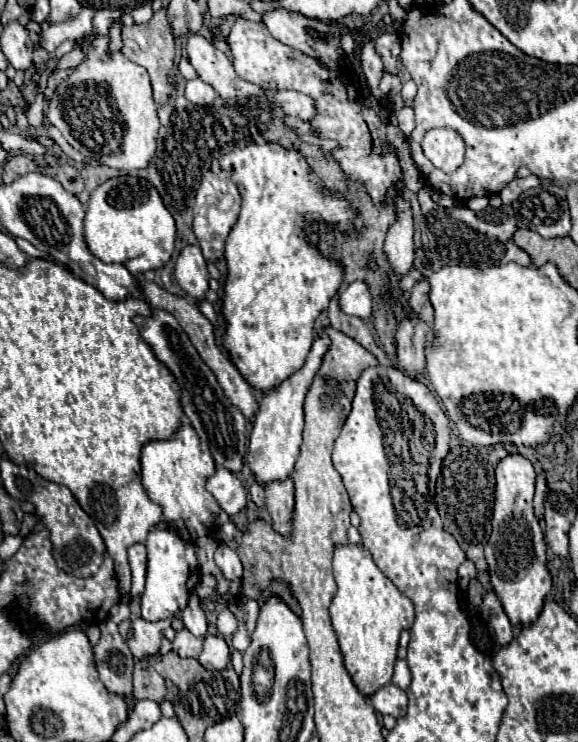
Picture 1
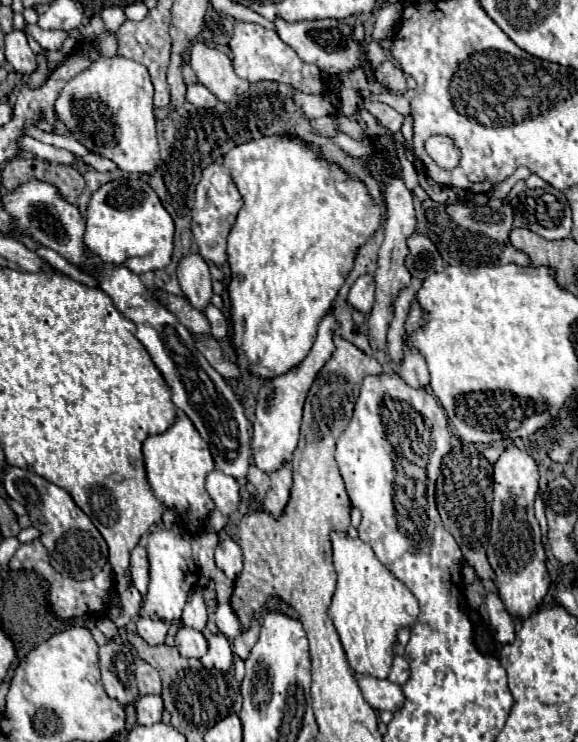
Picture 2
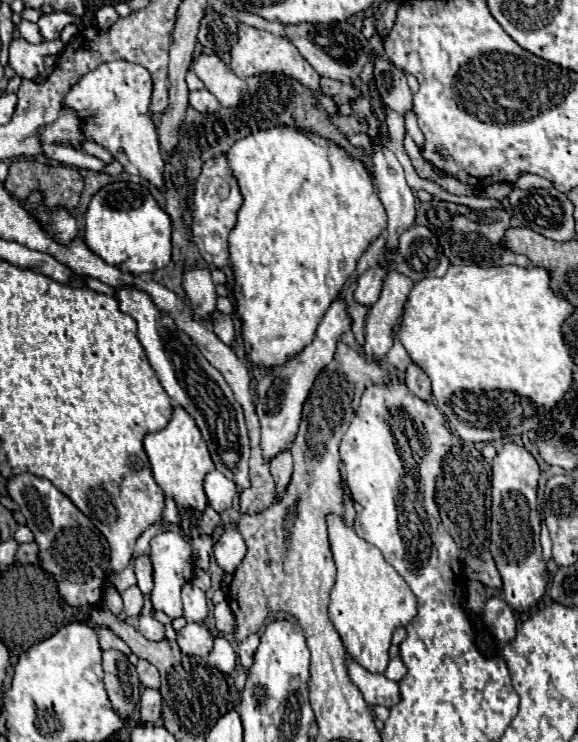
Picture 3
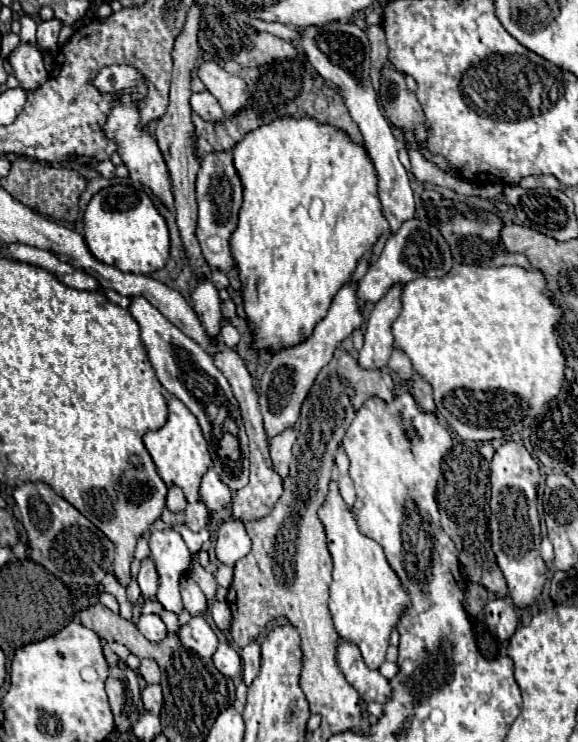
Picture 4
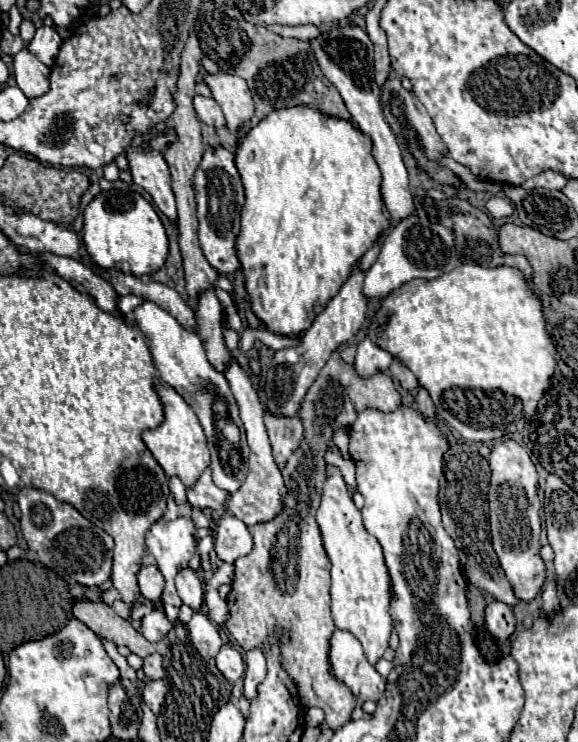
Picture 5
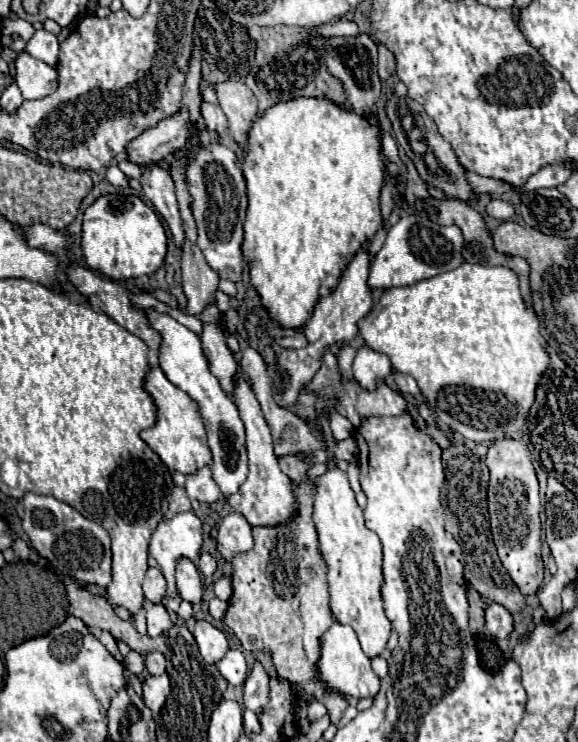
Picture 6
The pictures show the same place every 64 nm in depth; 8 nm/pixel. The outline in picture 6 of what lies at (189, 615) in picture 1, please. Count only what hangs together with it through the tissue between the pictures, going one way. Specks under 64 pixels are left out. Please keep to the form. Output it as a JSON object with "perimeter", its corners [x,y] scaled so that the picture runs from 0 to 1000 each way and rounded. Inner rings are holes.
{"perimeter":[[[311,749],[304,757],[304,790],[318,809],[339,814],[349,809],[349,784],[346,771],[329,752]]]}

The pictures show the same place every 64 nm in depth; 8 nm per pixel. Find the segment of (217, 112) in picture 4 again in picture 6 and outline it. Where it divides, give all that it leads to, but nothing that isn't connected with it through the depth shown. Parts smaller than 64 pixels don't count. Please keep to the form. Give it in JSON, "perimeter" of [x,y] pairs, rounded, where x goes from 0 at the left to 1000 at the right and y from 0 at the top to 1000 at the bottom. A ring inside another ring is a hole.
{"perimeter":[[[349,137],[349,146],[346,146],[349,156],[353,156],[353,164],[363,175],[377,178],[377,181],[388,181],[394,175],[394,162],[384,151],[381,143],[370,143],[370,140],[360,140],[360,137]]]}

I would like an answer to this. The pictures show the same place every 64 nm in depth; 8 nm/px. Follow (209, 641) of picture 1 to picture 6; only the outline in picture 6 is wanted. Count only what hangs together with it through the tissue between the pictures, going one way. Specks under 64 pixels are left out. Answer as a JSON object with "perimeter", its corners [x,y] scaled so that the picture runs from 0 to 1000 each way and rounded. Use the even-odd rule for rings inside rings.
{"perimeter":[[[394,876],[394,881],[377,892],[377,903],[401,925],[415,925],[429,914],[429,895],[415,876]]]}

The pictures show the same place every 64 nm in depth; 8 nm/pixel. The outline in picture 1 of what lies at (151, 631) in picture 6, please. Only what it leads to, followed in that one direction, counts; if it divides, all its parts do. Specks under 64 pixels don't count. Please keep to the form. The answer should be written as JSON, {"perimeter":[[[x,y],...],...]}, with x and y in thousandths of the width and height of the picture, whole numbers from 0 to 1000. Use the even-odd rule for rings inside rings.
{"perimeter":[[[235,833],[228,838],[232,857],[221,863],[221,871],[235,887],[249,887],[256,881],[266,881],[277,876],[284,849],[294,844],[294,836],[277,838],[256,838],[249,833]]]}

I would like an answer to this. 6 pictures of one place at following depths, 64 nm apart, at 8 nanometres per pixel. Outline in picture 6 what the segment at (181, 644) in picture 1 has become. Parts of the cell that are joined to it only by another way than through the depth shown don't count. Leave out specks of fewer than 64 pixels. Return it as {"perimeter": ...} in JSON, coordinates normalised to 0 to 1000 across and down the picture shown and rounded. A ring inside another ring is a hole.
{"perimeter":[[[353,836],[336,841],[336,860],[346,871],[353,892],[377,895],[381,887],[388,887],[388,881],[398,876],[394,860],[377,846],[370,846],[367,841],[360,841]]]}

